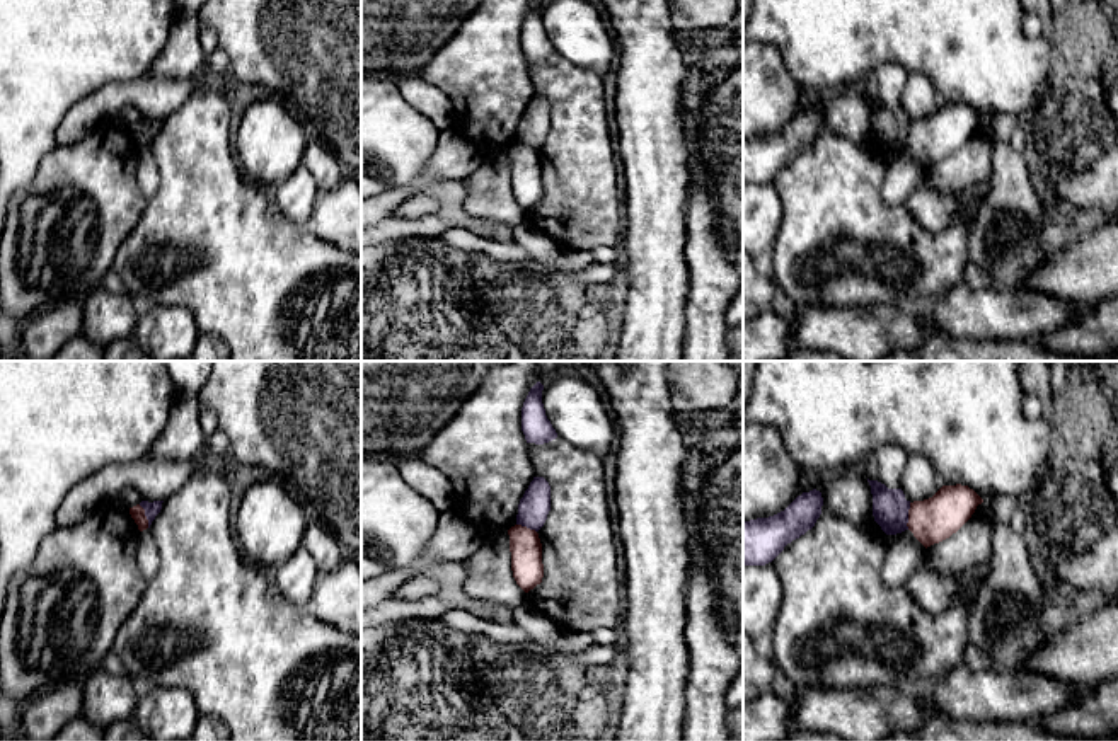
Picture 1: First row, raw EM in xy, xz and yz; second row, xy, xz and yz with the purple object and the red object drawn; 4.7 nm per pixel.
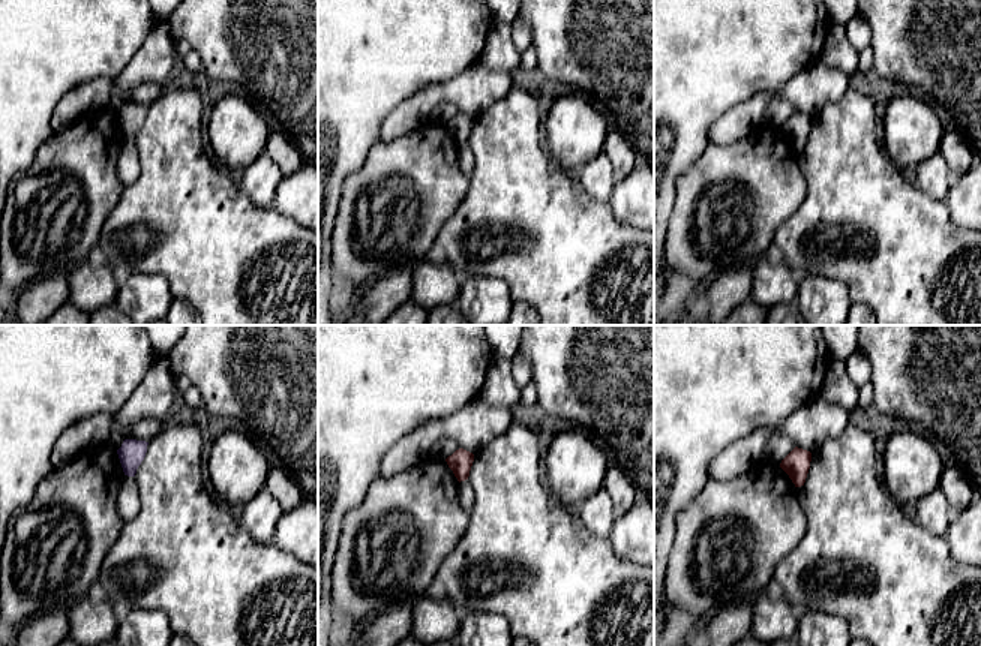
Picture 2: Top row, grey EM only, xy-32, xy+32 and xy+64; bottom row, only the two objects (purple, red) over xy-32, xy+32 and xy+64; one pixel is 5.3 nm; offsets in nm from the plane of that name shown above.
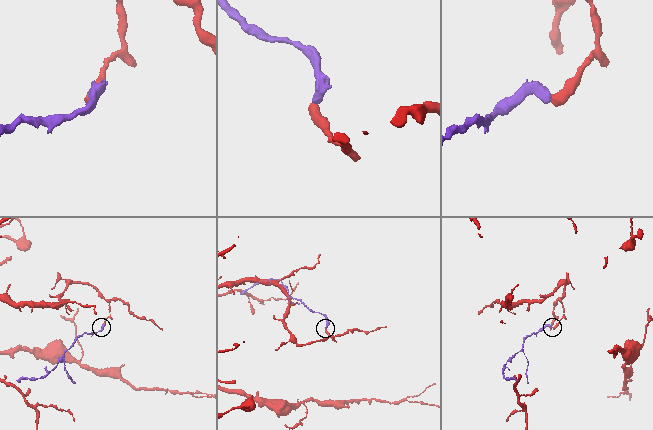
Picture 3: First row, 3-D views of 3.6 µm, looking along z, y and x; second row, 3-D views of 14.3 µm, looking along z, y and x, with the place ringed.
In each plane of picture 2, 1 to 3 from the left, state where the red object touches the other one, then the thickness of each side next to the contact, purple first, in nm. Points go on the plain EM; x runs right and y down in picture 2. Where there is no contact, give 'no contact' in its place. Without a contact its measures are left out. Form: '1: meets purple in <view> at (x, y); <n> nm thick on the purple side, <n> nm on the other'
1: no contact
2: no contact
3: no contact

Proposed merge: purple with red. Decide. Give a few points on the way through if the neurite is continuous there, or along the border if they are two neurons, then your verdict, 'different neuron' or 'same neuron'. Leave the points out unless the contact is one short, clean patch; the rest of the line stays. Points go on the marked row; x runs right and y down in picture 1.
border yz (910, 503), (907, 528); different neuron

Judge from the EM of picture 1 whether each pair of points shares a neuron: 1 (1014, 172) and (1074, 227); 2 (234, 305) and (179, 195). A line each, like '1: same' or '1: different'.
1: same
2: same

